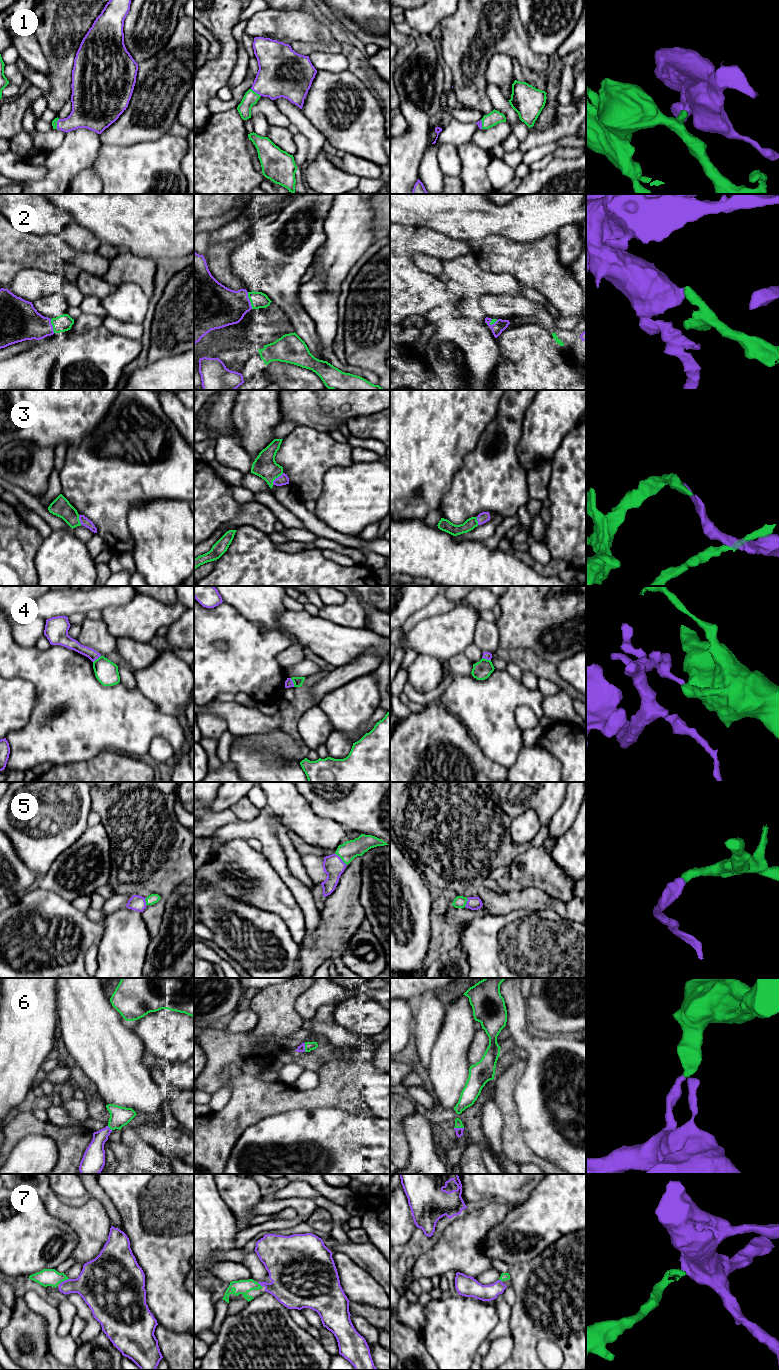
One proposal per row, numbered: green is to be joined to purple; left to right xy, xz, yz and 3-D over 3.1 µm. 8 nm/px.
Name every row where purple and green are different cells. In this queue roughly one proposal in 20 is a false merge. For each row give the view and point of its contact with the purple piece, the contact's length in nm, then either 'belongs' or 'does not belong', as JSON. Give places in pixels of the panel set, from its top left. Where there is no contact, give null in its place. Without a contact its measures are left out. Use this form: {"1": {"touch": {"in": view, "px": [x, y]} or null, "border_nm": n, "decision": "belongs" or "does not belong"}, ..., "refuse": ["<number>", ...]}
{"1": {"touch": {"in": "xz", "px": [256, 92]}, "border_nm": 100, "decision": "belongs"}, "2": {"touch": {"in": "xz", "px": [249, 300]}, "border_nm": 140, "decision": "belongs"}, "3": {"touch": {"in": "xz", "px": [276, 478]}, "border_nm": 130, "decision": "belongs"}, "4": {"touch": {"in": "xz", "px": [292, 682]}, "border_nm": 80, "decision": "does not belong"}, "5": {"touch": {"in": "xz", "px": [341, 859]}, "border_nm": 140, "decision": "belongs"}, "6": {"touch": {"in": "yz", "px": [459, 1128]}, "border_nm": 80, "decision": "belongs"}, "7": {"touch": {"in": "xy", "px": [65, 1280]}, "border_nm": 80, "decision": "belongs"}, "refuse": ["4"]}

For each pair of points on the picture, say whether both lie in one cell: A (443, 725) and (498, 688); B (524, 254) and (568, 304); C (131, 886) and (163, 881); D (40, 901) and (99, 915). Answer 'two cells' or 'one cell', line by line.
A: two cells
B: one cell
C: one cell
D: two cells

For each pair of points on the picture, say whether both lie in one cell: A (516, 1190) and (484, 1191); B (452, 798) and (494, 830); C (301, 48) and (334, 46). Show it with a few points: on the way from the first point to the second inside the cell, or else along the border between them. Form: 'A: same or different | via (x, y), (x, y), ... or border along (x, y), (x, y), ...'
A: same | via (508, 1190), (492, 1190)
B: same | via (462, 808), (480, 826), (484, 826)
C: same | via (309, 48), (326, 47)

